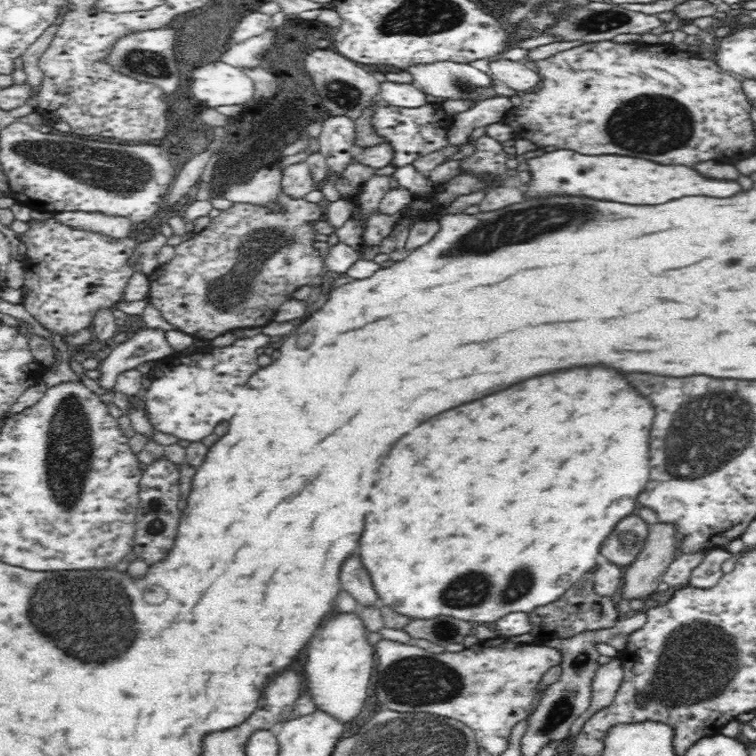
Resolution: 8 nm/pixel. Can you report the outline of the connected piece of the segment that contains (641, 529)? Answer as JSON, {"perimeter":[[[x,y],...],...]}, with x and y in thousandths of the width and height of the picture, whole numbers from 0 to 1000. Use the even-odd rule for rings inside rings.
{"perimeter":[[[843,679],[829,683],[796,720],[796,734],[820,749],[836,746],[851,724],[857,702],[858,693]]]}

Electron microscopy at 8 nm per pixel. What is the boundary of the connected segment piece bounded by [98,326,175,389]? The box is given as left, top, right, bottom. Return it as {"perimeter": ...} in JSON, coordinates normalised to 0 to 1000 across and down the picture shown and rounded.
{"perimeter":[[[190,431],[171,450],[151,458],[142,471],[135,474],[132,487],[135,500],[130,505],[135,513],[146,515],[151,511],[151,504],[160,492],[175,489],[189,479],[202,478],[206,480],[229,467],[231,467],[230,463],[225,463],[225,458],[222,458],[222,451],[220,450],[220,438],[214,437],[214,434]]]}

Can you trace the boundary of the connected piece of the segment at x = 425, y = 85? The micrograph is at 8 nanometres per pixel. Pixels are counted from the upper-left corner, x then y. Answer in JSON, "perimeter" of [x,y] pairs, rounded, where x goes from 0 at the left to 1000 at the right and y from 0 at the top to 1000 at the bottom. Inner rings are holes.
{"perimeter":[[[581,79],[562,83],[538,85],[533,91],[548,112],[565,128],[577,132],[577,138],[586,135],[614,135],[624,143],[638,132],[638,127],[653,114],[652,103],[646,98],[624,89],[620,83]]]}

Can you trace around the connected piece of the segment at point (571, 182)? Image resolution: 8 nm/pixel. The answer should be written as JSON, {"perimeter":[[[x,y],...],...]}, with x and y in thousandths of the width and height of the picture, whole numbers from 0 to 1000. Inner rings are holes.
{"perimeter":[[[735,198],[716,208],[696,212],[705,231],[702,246],[694,254],[754,254],[796,265],[812,265],[823,270],[865,272],[902,259],[968,259],[981,251],[981,243],[968,235],[937,235],[905,217],[865,217],[849,209],[831,206],[775,206],[759,198]]]}

